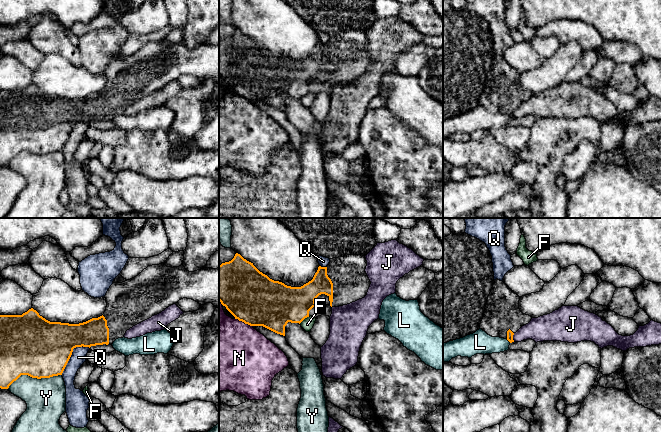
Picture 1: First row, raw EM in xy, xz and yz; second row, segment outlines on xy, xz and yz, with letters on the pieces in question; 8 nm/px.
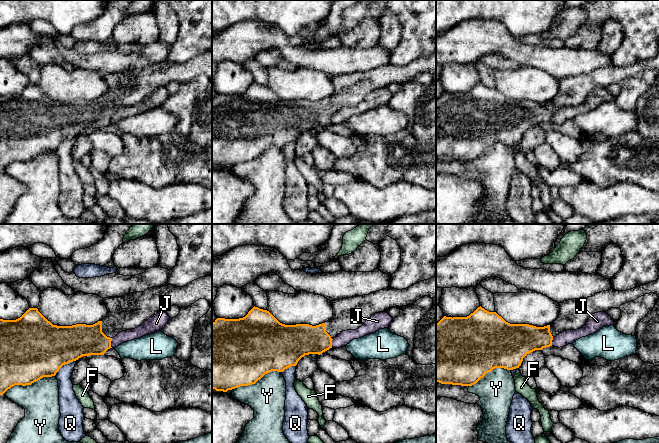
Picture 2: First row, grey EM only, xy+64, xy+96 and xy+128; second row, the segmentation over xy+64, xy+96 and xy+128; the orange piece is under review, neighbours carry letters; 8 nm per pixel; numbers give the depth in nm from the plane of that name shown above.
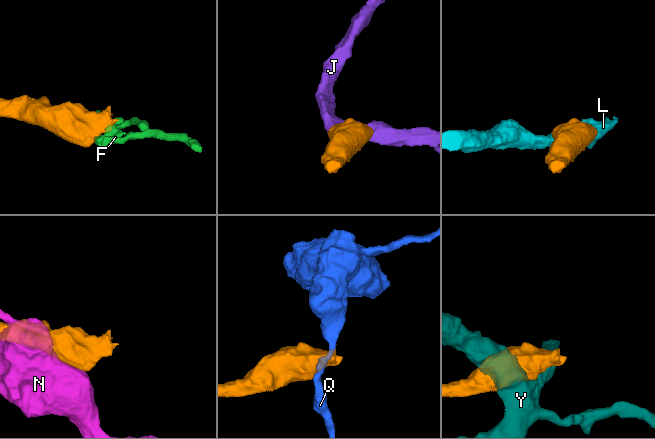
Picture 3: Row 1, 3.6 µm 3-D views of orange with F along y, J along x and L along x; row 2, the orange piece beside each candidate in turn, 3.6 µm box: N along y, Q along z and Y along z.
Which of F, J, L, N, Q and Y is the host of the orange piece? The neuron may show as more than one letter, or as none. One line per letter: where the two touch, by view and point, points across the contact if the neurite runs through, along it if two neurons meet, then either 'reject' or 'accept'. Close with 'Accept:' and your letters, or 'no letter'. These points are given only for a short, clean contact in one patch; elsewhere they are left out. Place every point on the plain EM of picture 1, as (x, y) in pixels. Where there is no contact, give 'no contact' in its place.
F: meets orange in xz at (303, 95); border along xz (308, 92), (299, 99); reject
J: meets orange in yz at (512, 113); border along yz (514, 109), (513, 117); reject
L: meets orange in yz at (508, 116); border along yz (506, 115), (510, 118); reject
N: meets orange in xz at (244, 98); reject
Q: meets orange in xy at (71, 130); reject
Y: meets orange in xy at (34, 153); reject
Accept: no letter

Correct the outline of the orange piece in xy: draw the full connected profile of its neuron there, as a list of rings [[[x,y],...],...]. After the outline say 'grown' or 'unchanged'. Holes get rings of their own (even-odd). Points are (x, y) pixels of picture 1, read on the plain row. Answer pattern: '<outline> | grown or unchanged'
[[[164,39],[148,42],[138,52],[122,59],[113,59],[106,71],[107,83],[104,90],[79,100],[50,98],[39,91],[33,84],[22,91],[0,91],[0,164],[8,165],[21,151],[32,154],[50,154],[62,151],[73,125],[76,123],[91,123],[110,120],[118,114],[123,114],[126,107],[133,102],[164,87],[183,74],[192,75],[201,81],[212,79],[219,83],[219,44],[203,44],[189,48],[183,41],[167,43]]] | grown

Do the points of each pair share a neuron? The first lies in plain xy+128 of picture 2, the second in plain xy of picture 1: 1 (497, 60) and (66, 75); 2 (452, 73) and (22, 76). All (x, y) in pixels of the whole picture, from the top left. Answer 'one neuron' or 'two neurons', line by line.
1: two neurons
2: one neuron

